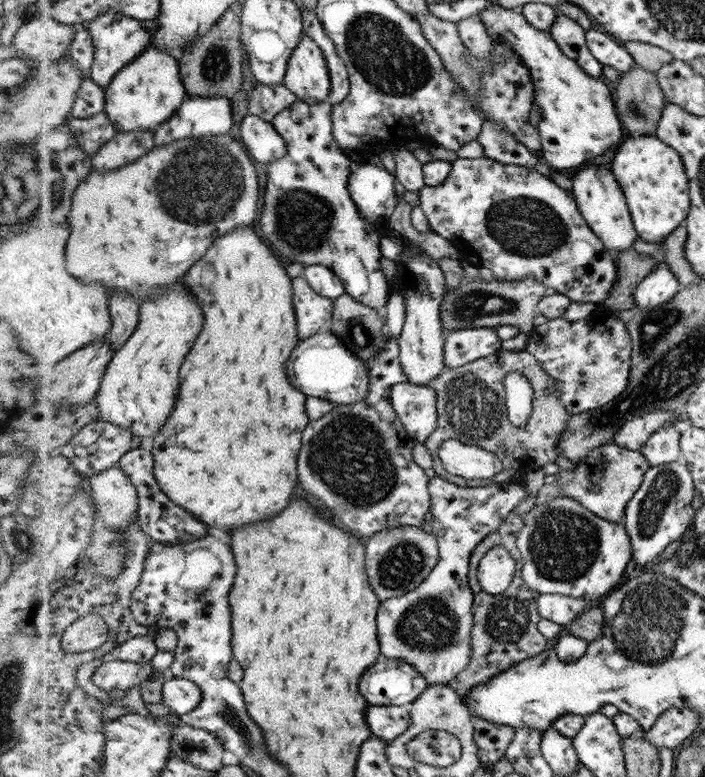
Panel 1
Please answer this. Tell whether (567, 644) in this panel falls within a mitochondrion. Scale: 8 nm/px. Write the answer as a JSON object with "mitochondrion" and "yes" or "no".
{"mitochondrion":"no"}

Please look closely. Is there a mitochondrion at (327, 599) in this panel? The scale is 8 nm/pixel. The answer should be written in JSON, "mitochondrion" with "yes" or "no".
{"mitochondrion":"no"}

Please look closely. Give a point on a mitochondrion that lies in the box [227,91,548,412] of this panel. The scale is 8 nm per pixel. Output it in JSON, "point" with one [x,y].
{"point":[302,220]}

